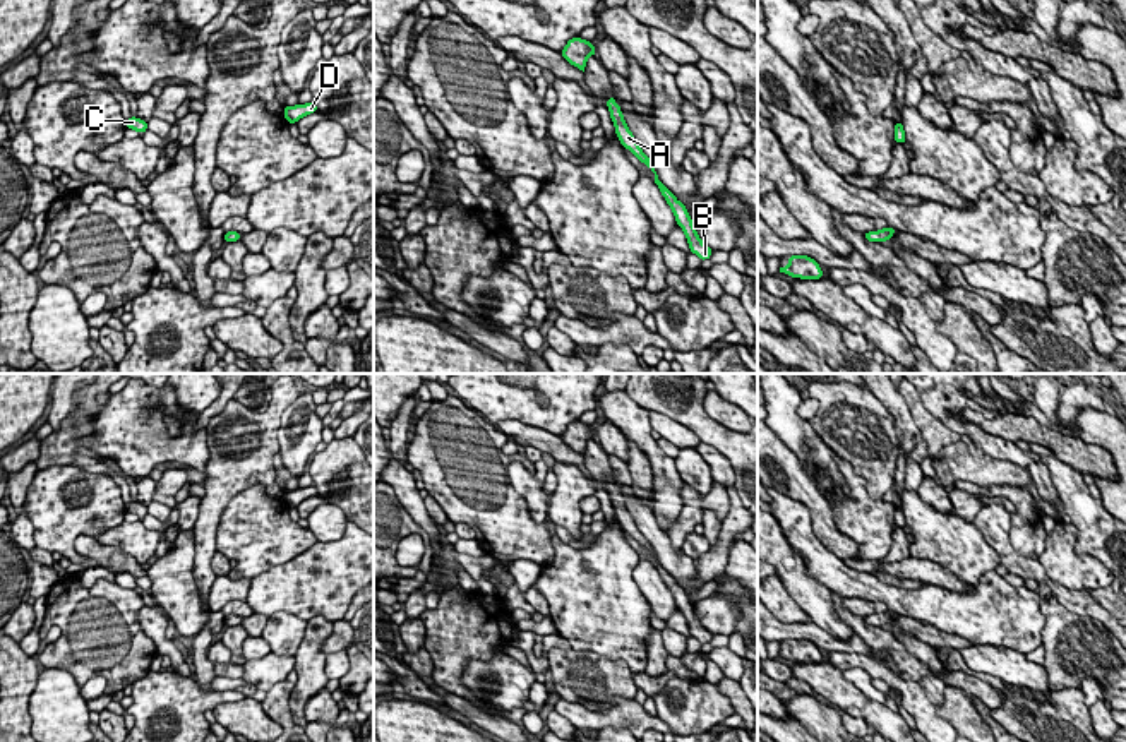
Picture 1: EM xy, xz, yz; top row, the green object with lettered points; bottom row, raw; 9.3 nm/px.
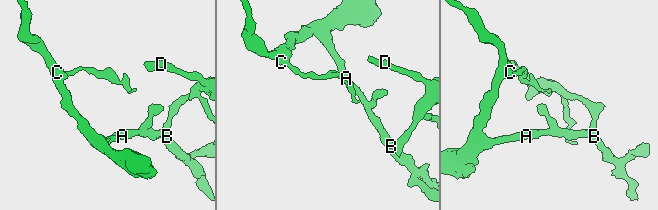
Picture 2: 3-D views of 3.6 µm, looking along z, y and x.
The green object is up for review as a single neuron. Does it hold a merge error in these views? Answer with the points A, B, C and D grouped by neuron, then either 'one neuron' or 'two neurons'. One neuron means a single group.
A B C D | one neuron

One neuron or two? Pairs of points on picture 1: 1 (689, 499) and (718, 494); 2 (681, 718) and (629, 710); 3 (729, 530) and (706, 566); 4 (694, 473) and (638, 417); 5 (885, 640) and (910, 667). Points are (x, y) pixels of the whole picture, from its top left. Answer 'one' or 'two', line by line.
1: one
2: two
3: one
4: two
5: one

